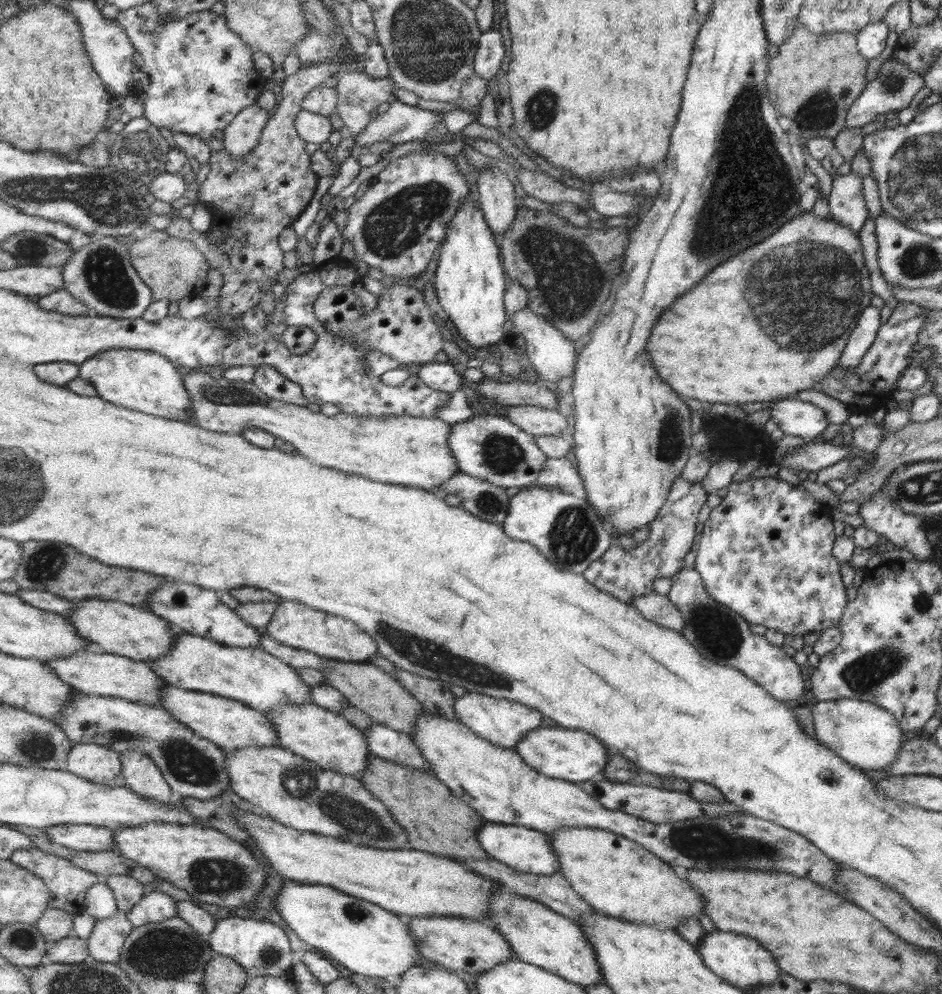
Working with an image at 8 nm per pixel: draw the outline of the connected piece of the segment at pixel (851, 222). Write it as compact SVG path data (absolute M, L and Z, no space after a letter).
M847 169L839 171L832 176L831 190L826 201L831 218L857 234L867 218L861 195L861 178Z

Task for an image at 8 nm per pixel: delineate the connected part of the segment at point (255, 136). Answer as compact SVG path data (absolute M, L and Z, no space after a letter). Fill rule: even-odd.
M257 104L241 111L230 126L223 130L224 149L237 157L251 154L255 146L259 145L263 129L267 126L269 119L269 111Z

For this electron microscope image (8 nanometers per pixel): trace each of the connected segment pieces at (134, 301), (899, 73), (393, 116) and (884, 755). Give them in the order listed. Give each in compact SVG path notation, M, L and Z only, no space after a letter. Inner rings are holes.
M95 235L88 245L83 245L75 251L62 268L64 290L76 296L89 305L94 314L111 316L113 318L142 318L143 313L154 303L153 291L135 270L130 259L129 246L122 243L116 236Z
M889 57L879 66L875 78L871 82L866 82L866 86L861 91L861 94L847 109L844 118L844 128L862 127L868 122L875 121L877 114L885 114L886 112L897 113L899 110L907 108L909 102L913 100L913 96L923 87L925 87L925 84L923 84L920 75L915 75L915 73L909 71L907 66L899 63L899 60L896 60L896 58Z
M393 101L389 108L379 114L368 124L368 127L361 133L356 140L356 147L370 147L375 142L388 141L389 143L403 144L416 139L427 139L428 132L433 130L439 123L443 123L443 118L437 111L418 108L416 105L410 106L400 101Z
M850 698L817 701L810 709L814 736L839 759L863 770L883 770L897 760L897 751L911 737L900 730L896 720L876 704Z

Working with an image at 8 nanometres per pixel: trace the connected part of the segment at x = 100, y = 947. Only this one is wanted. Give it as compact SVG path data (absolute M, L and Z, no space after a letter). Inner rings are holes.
M119 911L115 916L97 920L88 938L91 959L113 963L122 958L122 950L127 937L135 930L127 912Z

